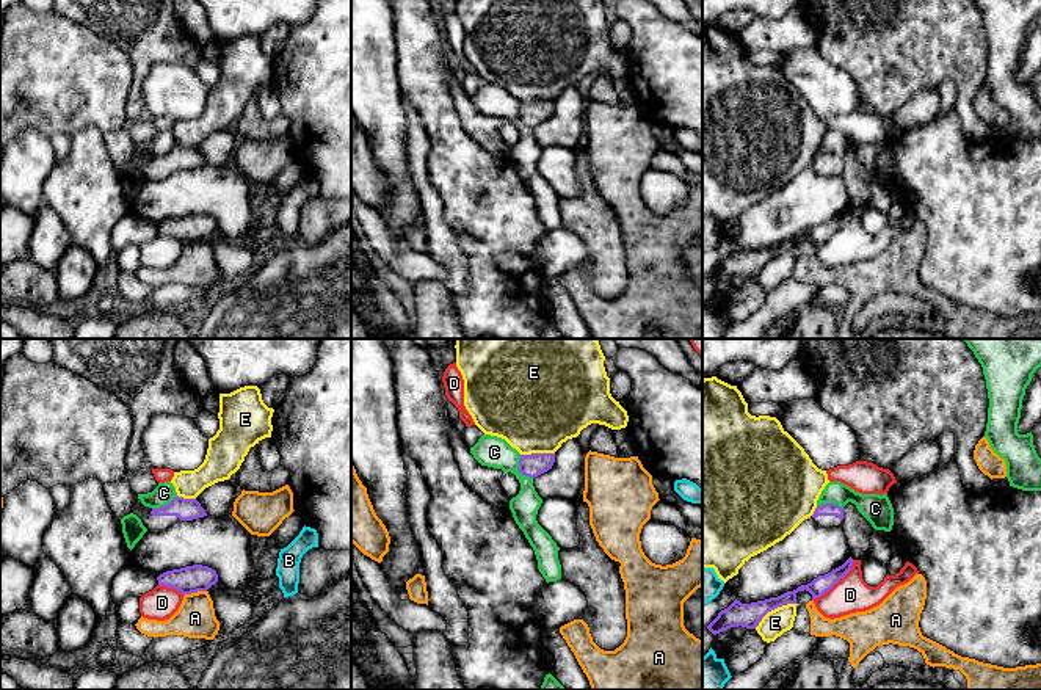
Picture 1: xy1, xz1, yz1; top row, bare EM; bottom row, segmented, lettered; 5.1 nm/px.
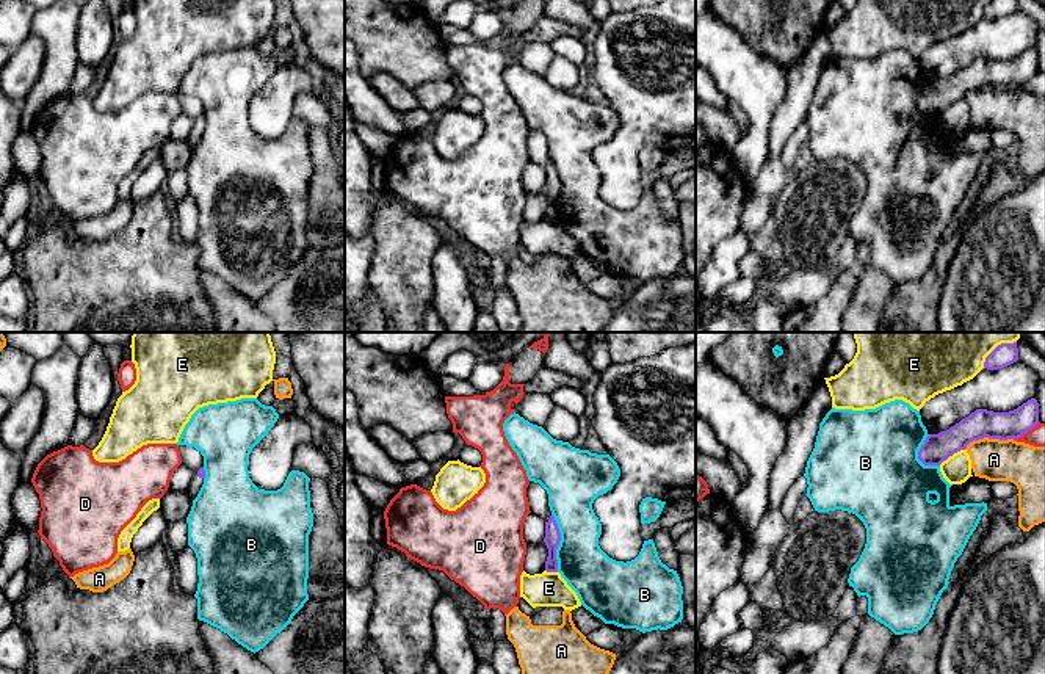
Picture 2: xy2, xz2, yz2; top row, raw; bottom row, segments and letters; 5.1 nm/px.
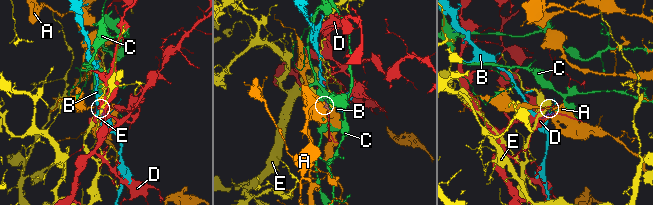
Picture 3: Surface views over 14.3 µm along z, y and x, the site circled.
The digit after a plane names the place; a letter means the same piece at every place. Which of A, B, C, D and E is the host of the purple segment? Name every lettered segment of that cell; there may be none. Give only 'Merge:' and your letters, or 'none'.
Merge: none

